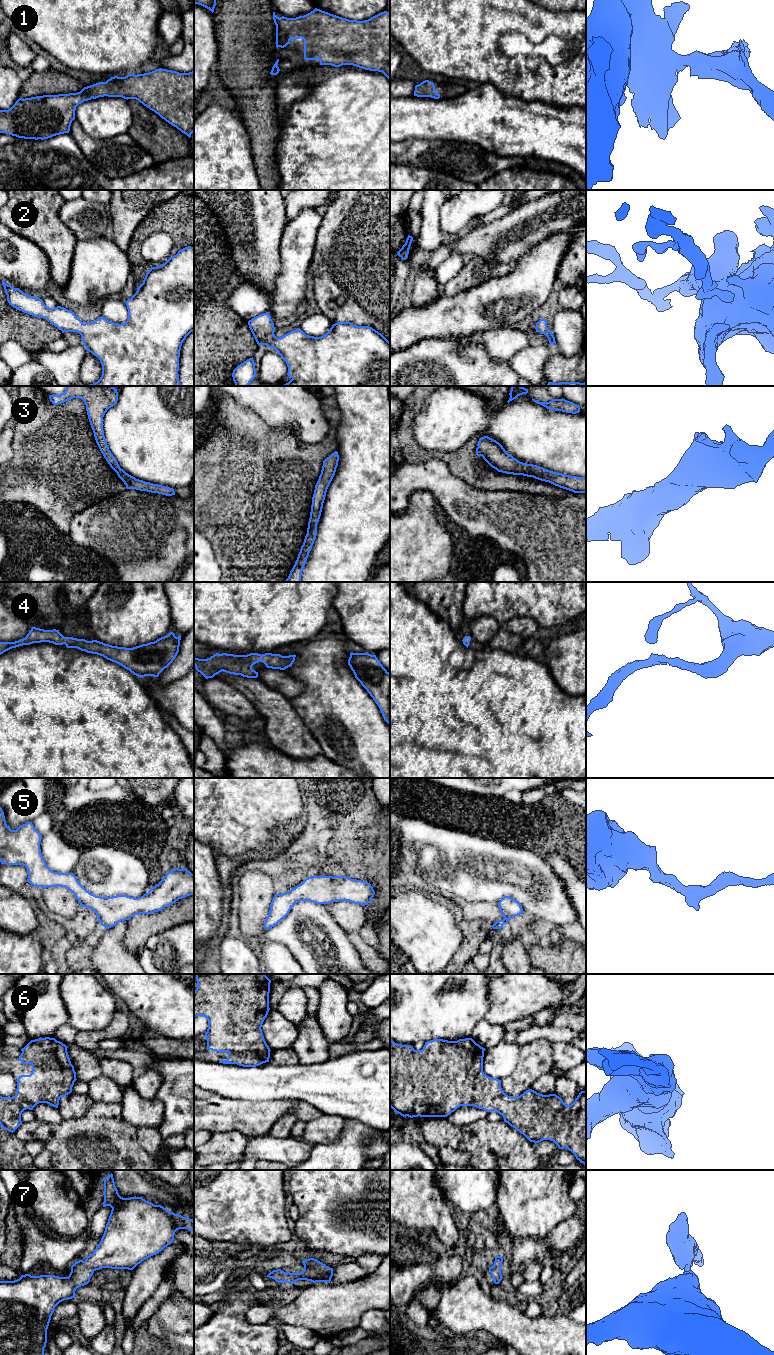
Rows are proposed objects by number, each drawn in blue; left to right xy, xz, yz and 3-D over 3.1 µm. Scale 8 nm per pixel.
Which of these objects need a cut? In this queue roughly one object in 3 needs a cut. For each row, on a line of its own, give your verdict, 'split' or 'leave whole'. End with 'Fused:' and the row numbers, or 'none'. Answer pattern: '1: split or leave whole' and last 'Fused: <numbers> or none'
1: leave whole
2: leave whole
3: leave whole
4: leave whole
5: leave whole
6: leave whole
7: leave whole
Fused: none

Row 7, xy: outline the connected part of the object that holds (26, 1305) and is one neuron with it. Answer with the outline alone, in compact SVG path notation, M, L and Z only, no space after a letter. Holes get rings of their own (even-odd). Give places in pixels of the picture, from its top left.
M112 1173L103 1178L103 1180L103 1207L110 1206L112 1210L101 1241L91 1255L87 1256L84 1261L75 1262L71 1266L71 1272L68 1277L25 1274L14 1281L0 1281L0 1355L44 1355L44 1348L47 1343L47 1329L55 1307L64 1300L75 1298L76 1289L88 1284L96 1270L102 1268L133 1270L142 1261L158 1254L170 1245L177 1230L188 1229L194 1232L194 1221L188 1217L175 1214L161 1205L154 1205L142 1197L121 1197L115 1186Z

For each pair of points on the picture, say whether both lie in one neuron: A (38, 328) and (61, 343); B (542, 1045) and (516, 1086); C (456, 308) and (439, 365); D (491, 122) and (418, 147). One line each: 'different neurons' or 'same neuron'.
A: different neurons
B: same neuron
C: different neurons
D: different neurons

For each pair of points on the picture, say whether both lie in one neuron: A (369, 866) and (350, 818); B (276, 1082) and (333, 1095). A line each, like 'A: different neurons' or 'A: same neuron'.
A: same neuron
B: same neuron

